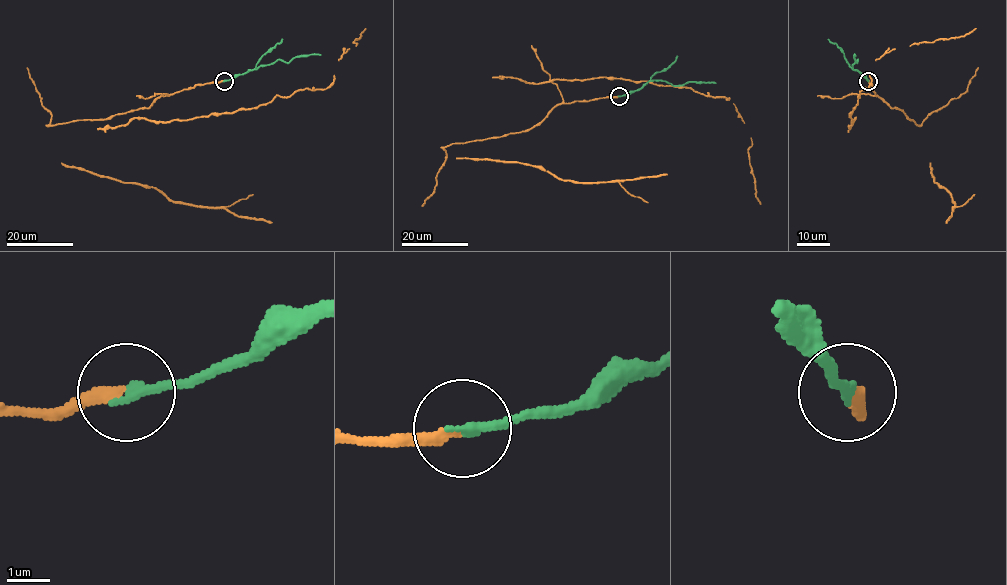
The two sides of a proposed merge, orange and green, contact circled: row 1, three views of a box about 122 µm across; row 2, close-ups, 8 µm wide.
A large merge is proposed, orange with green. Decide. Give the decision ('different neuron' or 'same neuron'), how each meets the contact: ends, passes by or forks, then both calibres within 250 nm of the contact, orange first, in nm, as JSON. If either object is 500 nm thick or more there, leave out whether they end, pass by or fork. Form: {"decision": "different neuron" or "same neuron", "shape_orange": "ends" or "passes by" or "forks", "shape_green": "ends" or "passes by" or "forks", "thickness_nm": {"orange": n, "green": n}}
{"decision": "same neuron", "shape_orange": "ends", "shape_green": "ends", "thickness_nm": {"orange": 280, "green": 240}}

